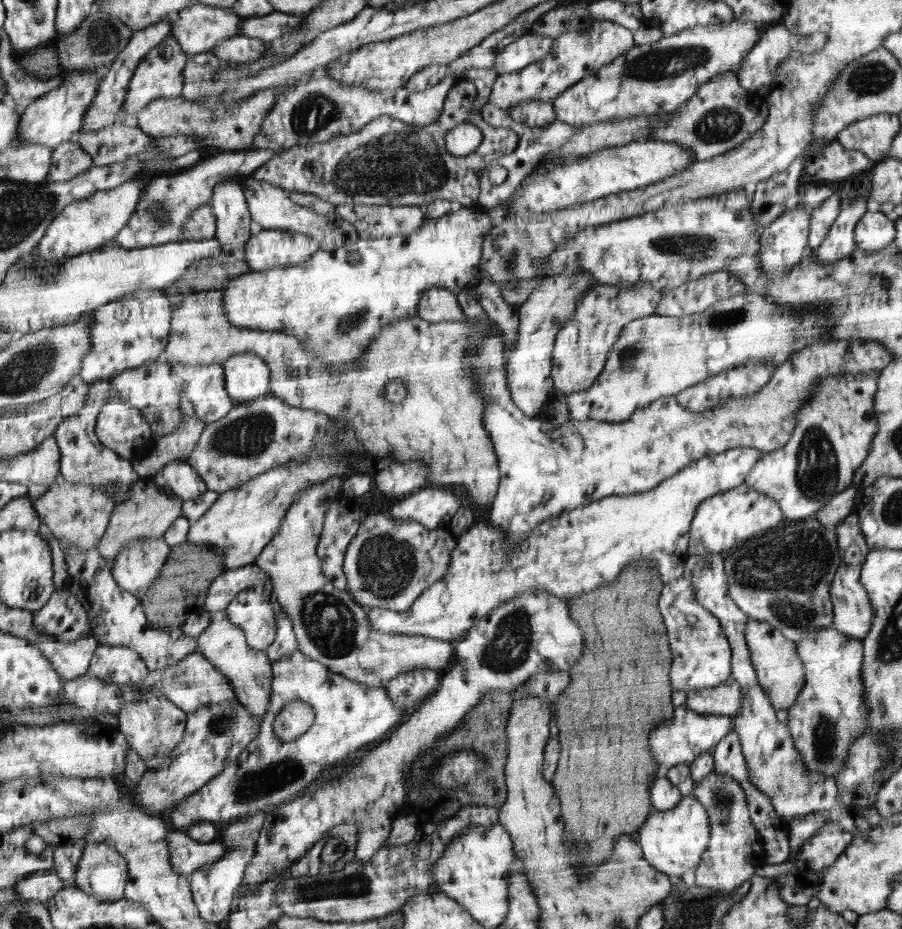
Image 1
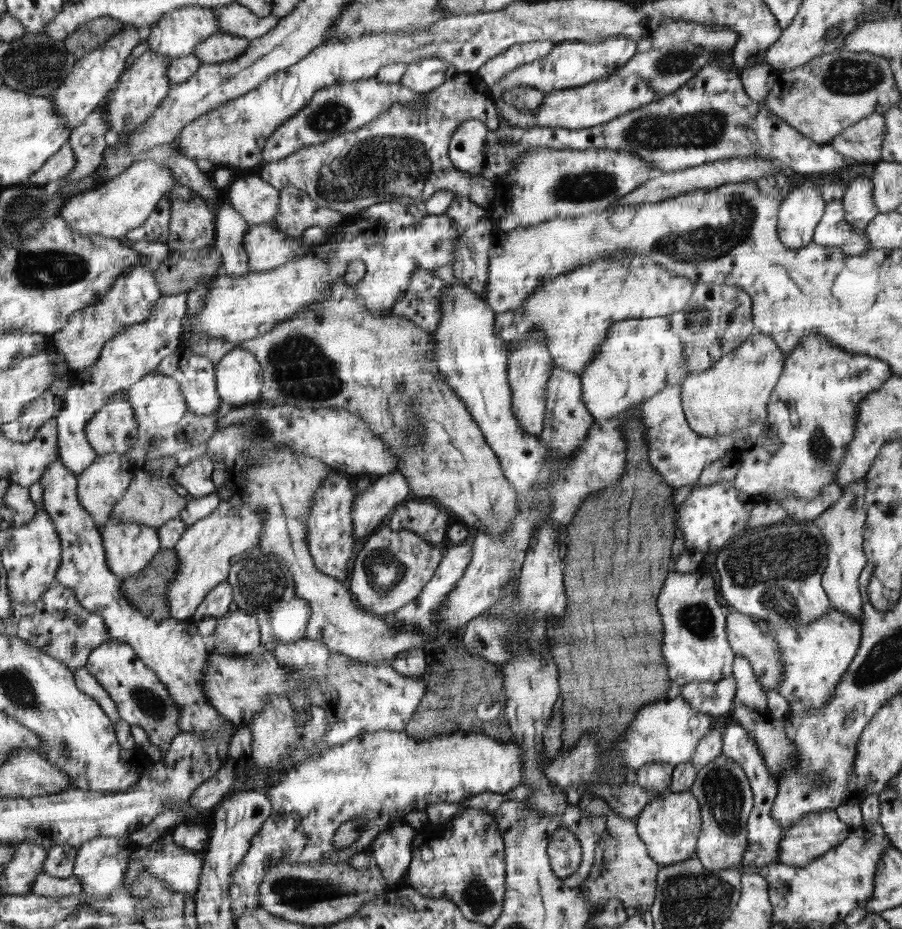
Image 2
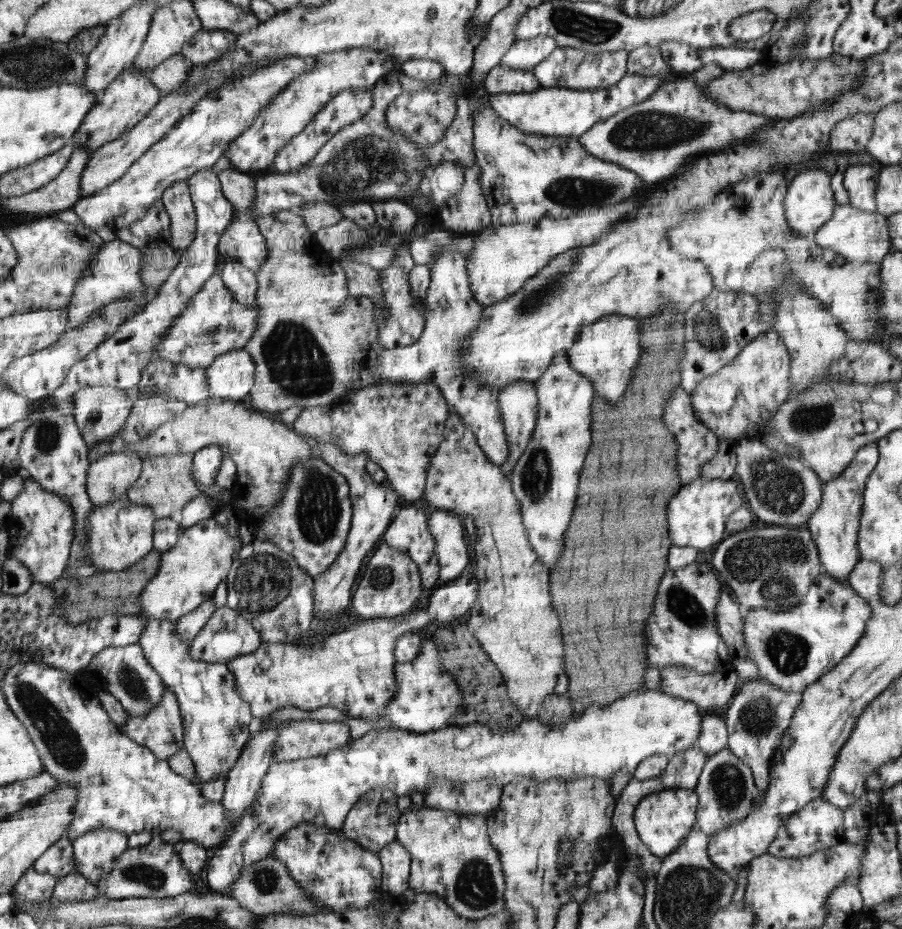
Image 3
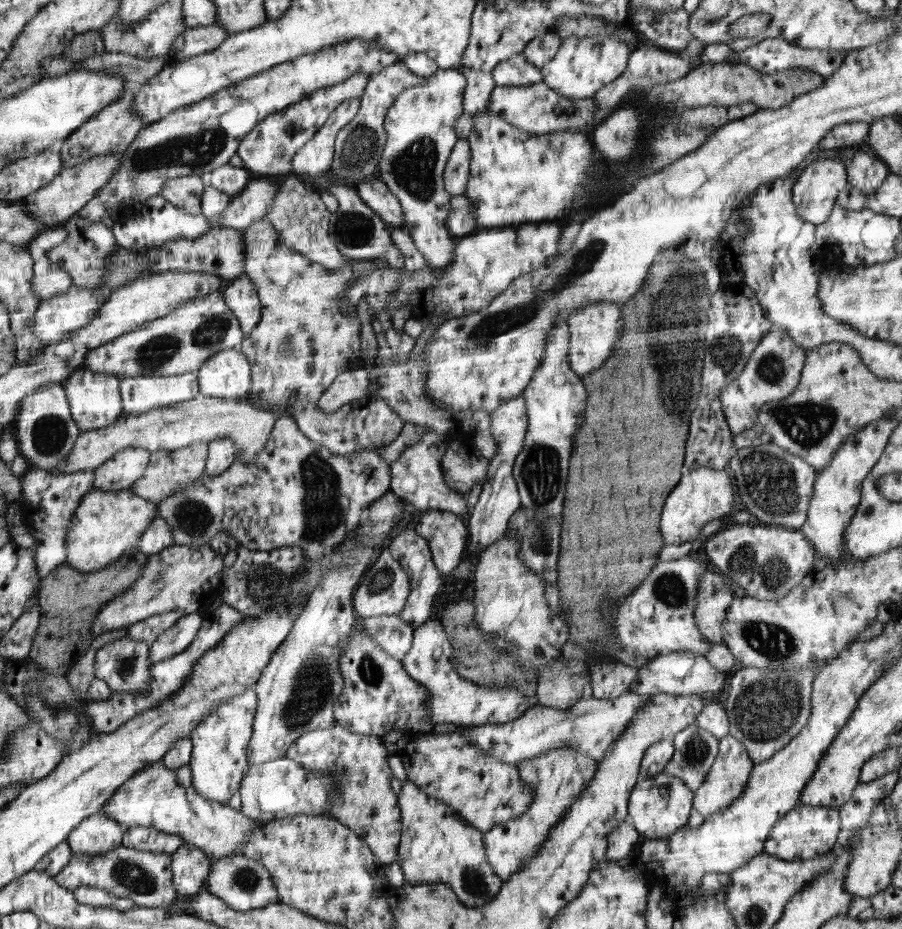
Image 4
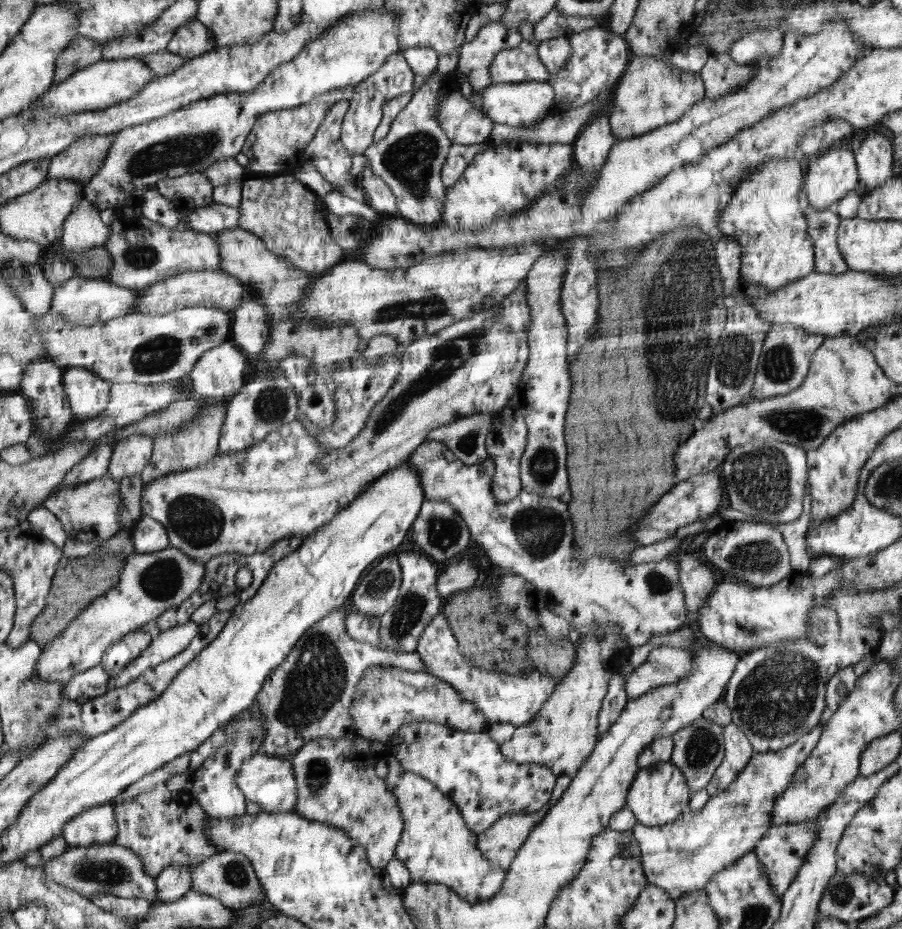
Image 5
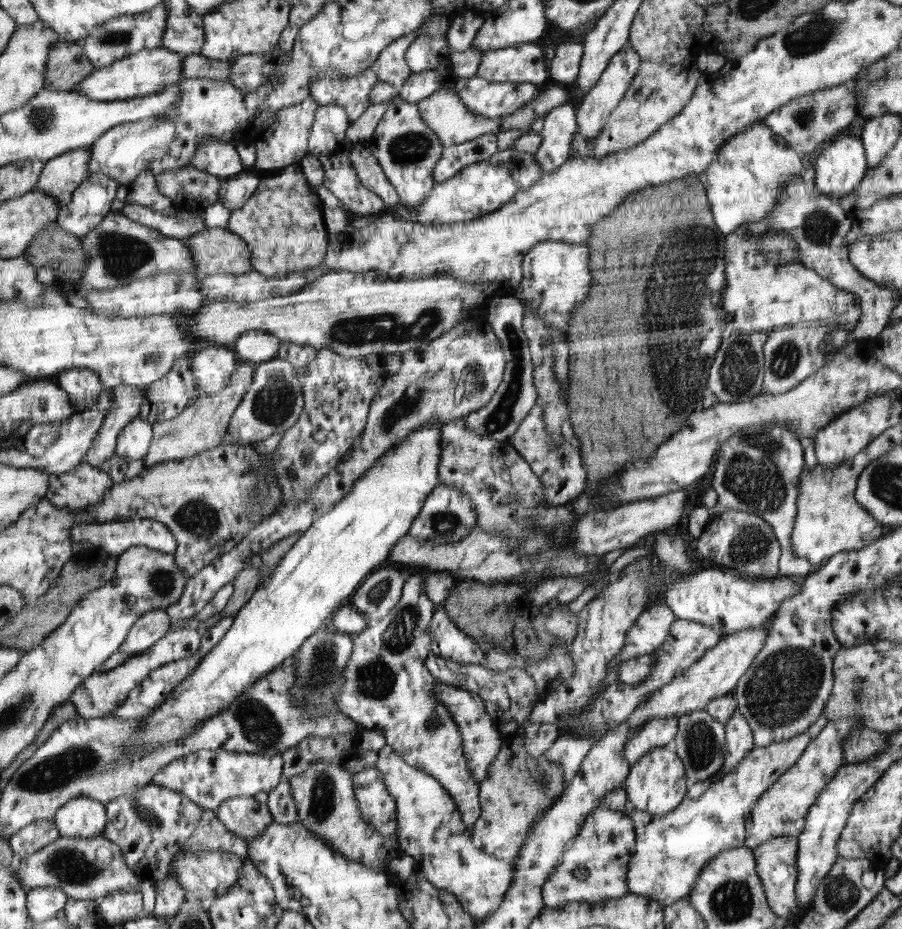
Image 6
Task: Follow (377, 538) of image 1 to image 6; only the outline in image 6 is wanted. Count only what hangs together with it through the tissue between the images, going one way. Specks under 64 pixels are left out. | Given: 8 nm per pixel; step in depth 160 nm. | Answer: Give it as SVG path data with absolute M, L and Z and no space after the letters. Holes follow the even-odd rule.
M394 565L380 567L352 595L352 604L371 621L390 613L403 596L408 573Z

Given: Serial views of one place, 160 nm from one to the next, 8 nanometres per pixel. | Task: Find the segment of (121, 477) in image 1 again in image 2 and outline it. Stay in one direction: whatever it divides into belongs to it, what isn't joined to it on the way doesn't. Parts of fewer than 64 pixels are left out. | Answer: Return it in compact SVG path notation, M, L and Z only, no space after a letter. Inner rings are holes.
M188 290L176 296L162 294L155 302L149 320L127 326L123 332L106 342L98 361L86 371L70 371L72 385L61 398L61 409L55 420L59 457L72 474L82 474L100 457L84 434L96 412L114 397L127 393L144 376L155 371L168 356L179 352L184 332L183 318L187 312L187 294Z

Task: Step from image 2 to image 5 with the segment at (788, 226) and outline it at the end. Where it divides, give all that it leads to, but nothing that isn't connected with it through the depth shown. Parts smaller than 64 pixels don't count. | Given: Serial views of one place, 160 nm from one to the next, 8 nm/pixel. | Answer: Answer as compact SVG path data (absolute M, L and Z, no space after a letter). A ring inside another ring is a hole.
M837 145L809 164L804 192L814 210L835 208L849 190L860 185L857 160L852 150Z

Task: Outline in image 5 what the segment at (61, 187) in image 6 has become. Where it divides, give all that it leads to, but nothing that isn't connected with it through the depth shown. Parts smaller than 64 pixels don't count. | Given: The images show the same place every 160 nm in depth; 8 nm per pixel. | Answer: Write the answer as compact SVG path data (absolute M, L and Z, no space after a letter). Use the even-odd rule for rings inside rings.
M90 133L71 142L61 154L49 160L48 179L72 179L84 186L104 165L115 142L115 133Z

